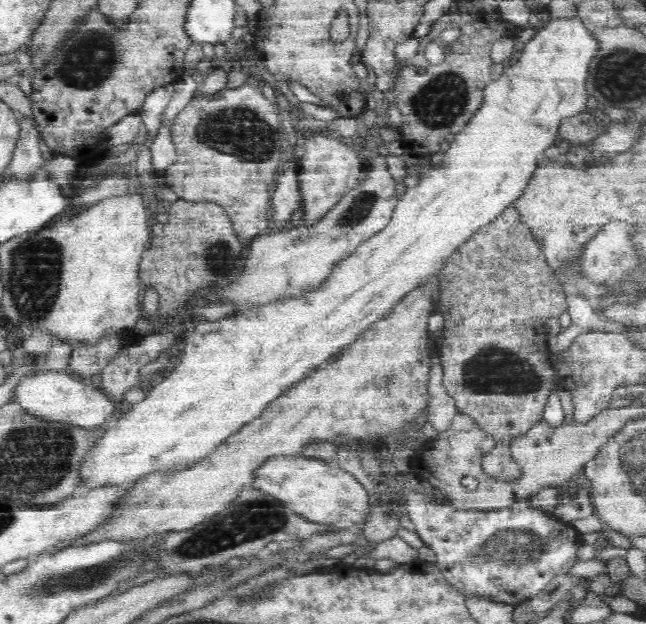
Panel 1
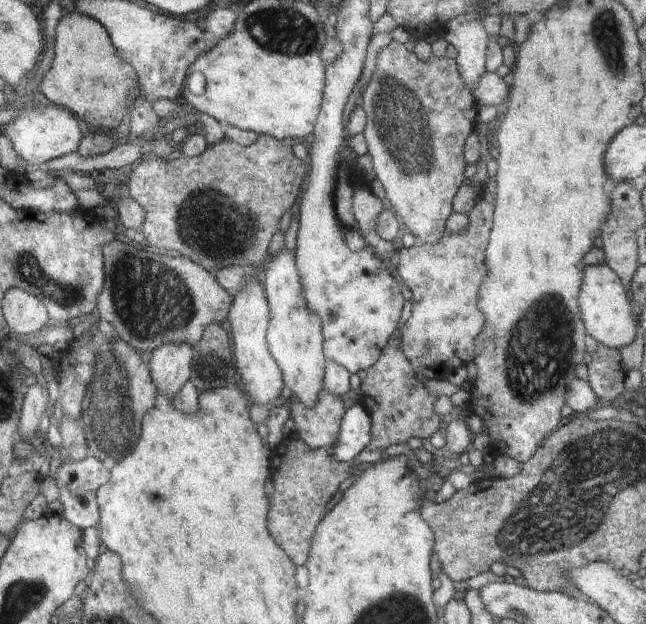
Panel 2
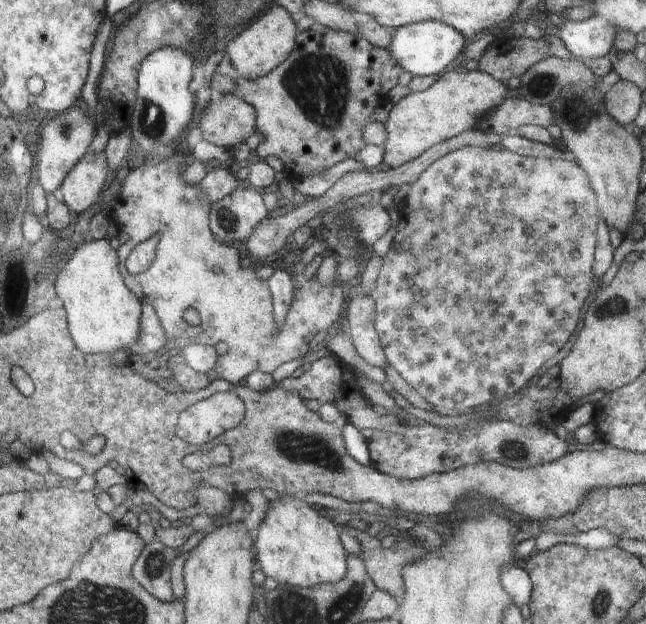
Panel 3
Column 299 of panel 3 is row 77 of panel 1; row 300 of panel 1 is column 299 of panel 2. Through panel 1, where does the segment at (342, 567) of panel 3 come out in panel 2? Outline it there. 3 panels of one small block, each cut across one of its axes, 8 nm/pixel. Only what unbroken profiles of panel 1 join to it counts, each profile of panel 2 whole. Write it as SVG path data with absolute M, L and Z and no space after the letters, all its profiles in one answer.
M285 247L264 268L264 288L270 306L267 345L284 373L284 384L290 388L292 397L307 407L313 407L324 389L326 374L323 324L321 318L309 309L296 262L295 251Z

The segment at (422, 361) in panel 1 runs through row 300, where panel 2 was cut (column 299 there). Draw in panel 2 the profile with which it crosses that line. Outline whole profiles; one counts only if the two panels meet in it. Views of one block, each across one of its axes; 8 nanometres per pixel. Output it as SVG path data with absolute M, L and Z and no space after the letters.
M324 388L313 407L307 407L298 399L292 397L292 402L289 406L291 418L293 418L295 422L295 428L300 435L300 439L306 441L310 448L331 450L334 444L338 442L344 415L347 414L347 410L349 409L346 408L346 404L344 404L346 397L347 396L336 396L328 389Z

